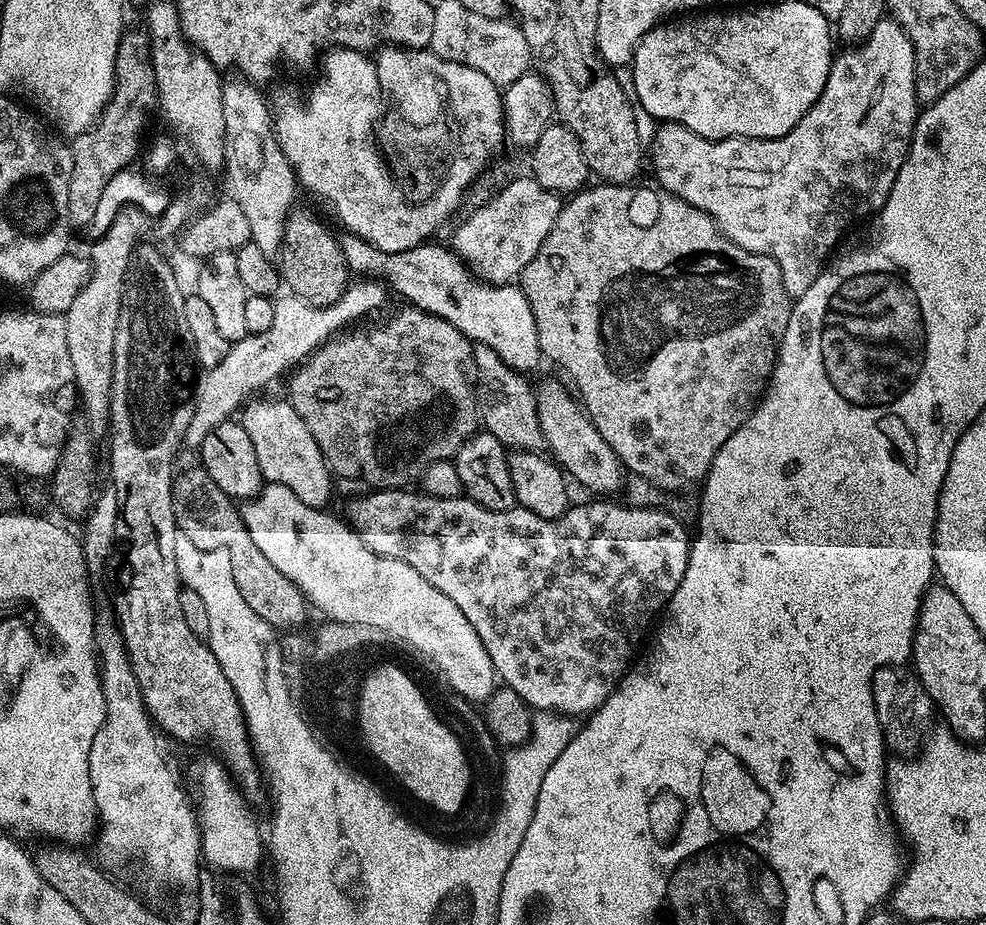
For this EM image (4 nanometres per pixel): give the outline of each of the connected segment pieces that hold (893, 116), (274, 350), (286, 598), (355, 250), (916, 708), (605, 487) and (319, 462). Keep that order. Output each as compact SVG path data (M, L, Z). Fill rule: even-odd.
M885 18L870 30L870 34L860 44L849 47L848 52L844 52L835 57L832 68L828 71L828 81L822 90L822 94L810 106L810 110L800 121L794 125L785 136L779 136L773 140L751 140L745 136L731 136L725 140L711 140L702 138L694 134L684 124L661 123L656 130L650 151L652 151L652 168L656 171L655 183L663 191L674 194L678 198L685 200L690 206L702 210L717 226L720 233L728 240L733 240L742 250L750 250L754 254L762 254L774 258L784 275L784 285L788 295L795 298L806 294L810 286L819 278L820 273L826 267L828 255L832 252L832 247L840 240L840 235L851 226L855 220L860 220L863 216L871 217L879 213L880 207L890 198L890 190L894 186L894 178L898 178L898 170L902 162L908 157L908 148L912 144L912 131L916 129L916 118L918 115L918 101L916 99L916 55L914 46L906 34L906 30L899 22L891 18Z
M356 278L349 283L342 298L338 298L338 302L330 306L314 306L297 296L281 295L274 303L274 322L267 330L262 330L262 334L257 336L250 334L235 341L229 347L226 358L218 362L218 366L199 373L194 384L194 407L190 426L184 429L183 443L200 445L202 438L206 438L206 434L210 434L214 426L229 419L236 407L237 411L248 397L259 393L256 392L259 388L274 383L282 372L287 373L293 366L307 360L320 345L341 330L347 329L353 322L361 321L358 319L375 308L382 307L384 292L386 293L385 285L379 279Z
M193 466L173 479L172 501L179 535L190 538L190 542L199 548L224 548L226 554L230 554L234 582L242 593L242 599L249 604L250 610L254 610L254 614L258 614L258 618L277 630L296 628L307 618L310 605L302 590L298 590L286 574L266 562L266 554L262 554L262 550L254 546L254 538L250 538L241 509L218 487L218 482L206 474L204 468Z
M344 234L339 237L340 249L352 274L371 274L389 289L405 296L407 303L435 316L442 317L454 326L473 345L485 344L508 367L528 374L542 361L536 319L526 302L524 291L515 283L486 284L477 280L468 265L451 247L425 242L410 250L383 252L360 236Z
M904 666L879 668L872 679L874 706L878 714L880 729L884 731L884 743L896 751L900 758L912 758L923 749L929 735L928 723L934 716L934 705L930 694L916 677L915 671ZM908 671L908 672L907 672Z
M544 380L540 388L538 386L535 389L538 422L547 451L573 481L576 479L582 487L589 488L592 494L612 494L608 492L618 491L620 483L621 488L625 483L625 469L614 450L606 446L606 438L602 438L602 434L598 434L592 425L588 413L577 403L573 393L569 392L556 380Z
M260 398L249 399L243 405L242 413L244 412L244 417L242 417L242 423L246 434L250 434L250 442L254 445L254 454L258 454L258 466L262 470L265 481L270 484L286 486L286 490L290 490L302 502L306 502L306 506L327 509L329 507L328 499L332 496L334 476L328 463L324 461L322 450L318 450L318 442L314 442L314 436L307 429L306 422L302 422L302 418L298 418L298 410L294 410L294 406L287 399L256 399Z

